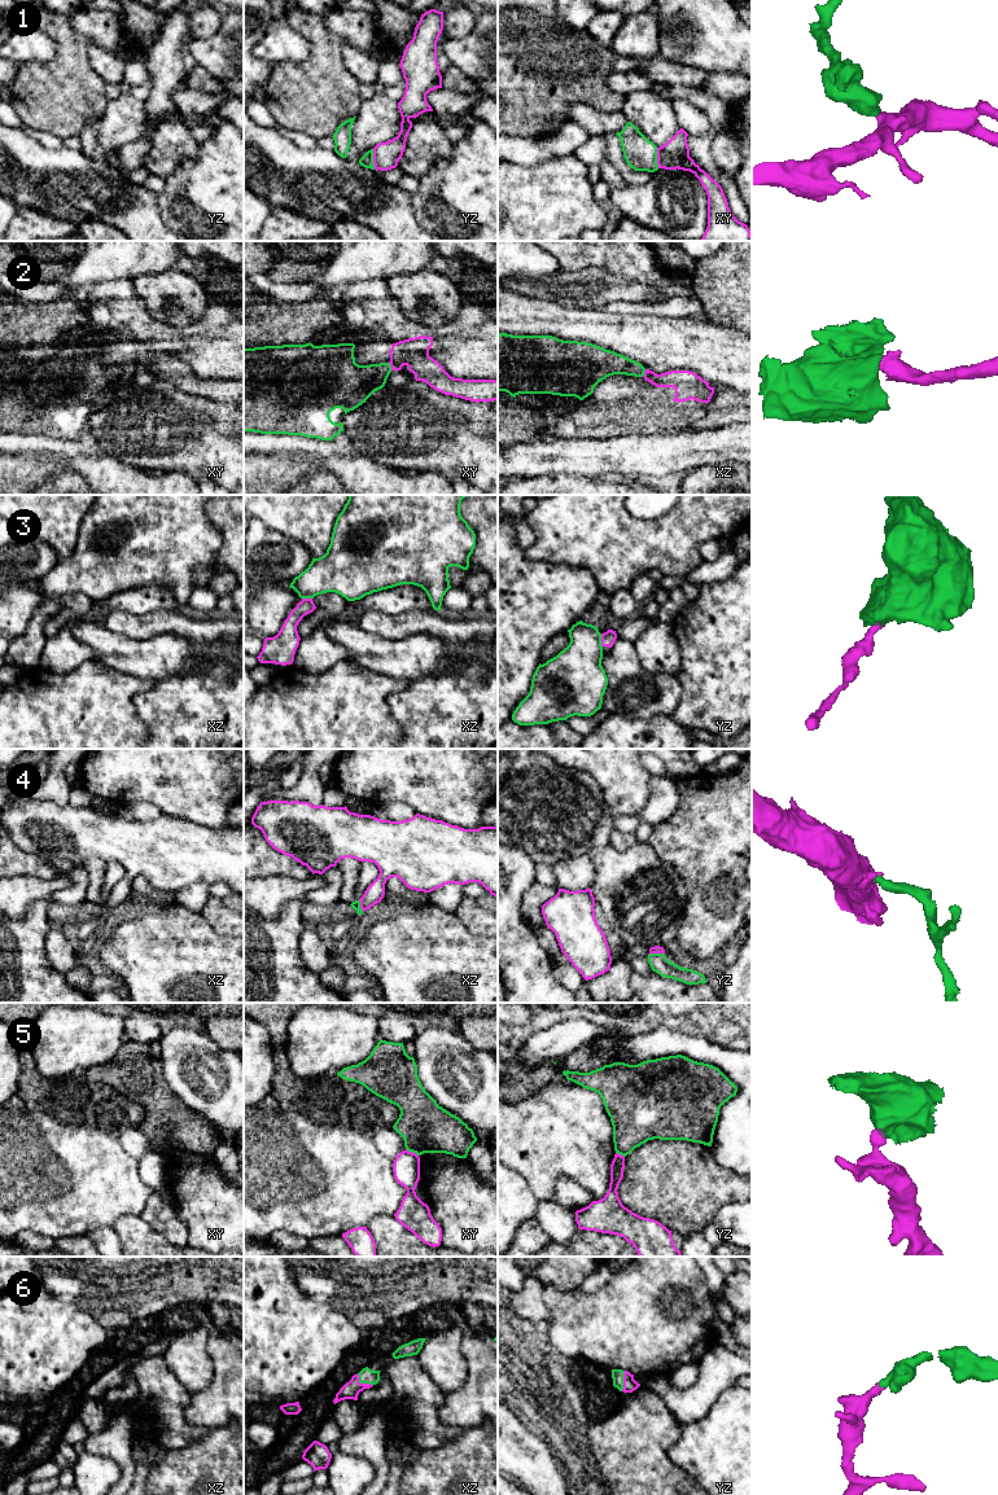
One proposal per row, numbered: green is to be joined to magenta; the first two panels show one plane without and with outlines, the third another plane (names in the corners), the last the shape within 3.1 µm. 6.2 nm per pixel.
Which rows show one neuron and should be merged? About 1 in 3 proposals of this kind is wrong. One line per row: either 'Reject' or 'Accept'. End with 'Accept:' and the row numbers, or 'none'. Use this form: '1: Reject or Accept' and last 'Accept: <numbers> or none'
1: Reject
2: Reject
3: Reject
4: Reject
5: Reject
6: Accept
Accept: 6

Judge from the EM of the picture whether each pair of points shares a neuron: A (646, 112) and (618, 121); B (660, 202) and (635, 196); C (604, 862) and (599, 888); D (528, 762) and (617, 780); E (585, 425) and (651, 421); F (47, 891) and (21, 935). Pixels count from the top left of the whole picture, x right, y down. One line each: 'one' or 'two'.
A: two
B: one
C: one
D: two
E: one
F: two

